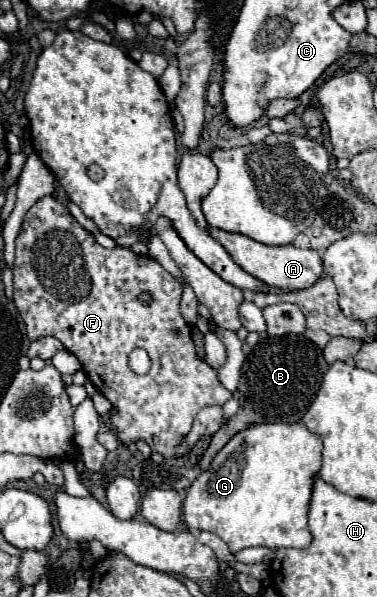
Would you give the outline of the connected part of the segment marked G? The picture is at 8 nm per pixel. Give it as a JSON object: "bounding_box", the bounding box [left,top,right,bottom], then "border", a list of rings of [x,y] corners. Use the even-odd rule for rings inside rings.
{"bounding_box":[182,422,322,554],"border":[[[262,422],[234,434],[228,444],[214,456],[210,468],[202,472],[190,486],[182,504],[182,516],[188,528],[218,534],[232,554],[248,546],[266,548],[306,548],[312,542],[308,530],[308,510],[314,480],[322,466],[322,442],[302,422]]]}

